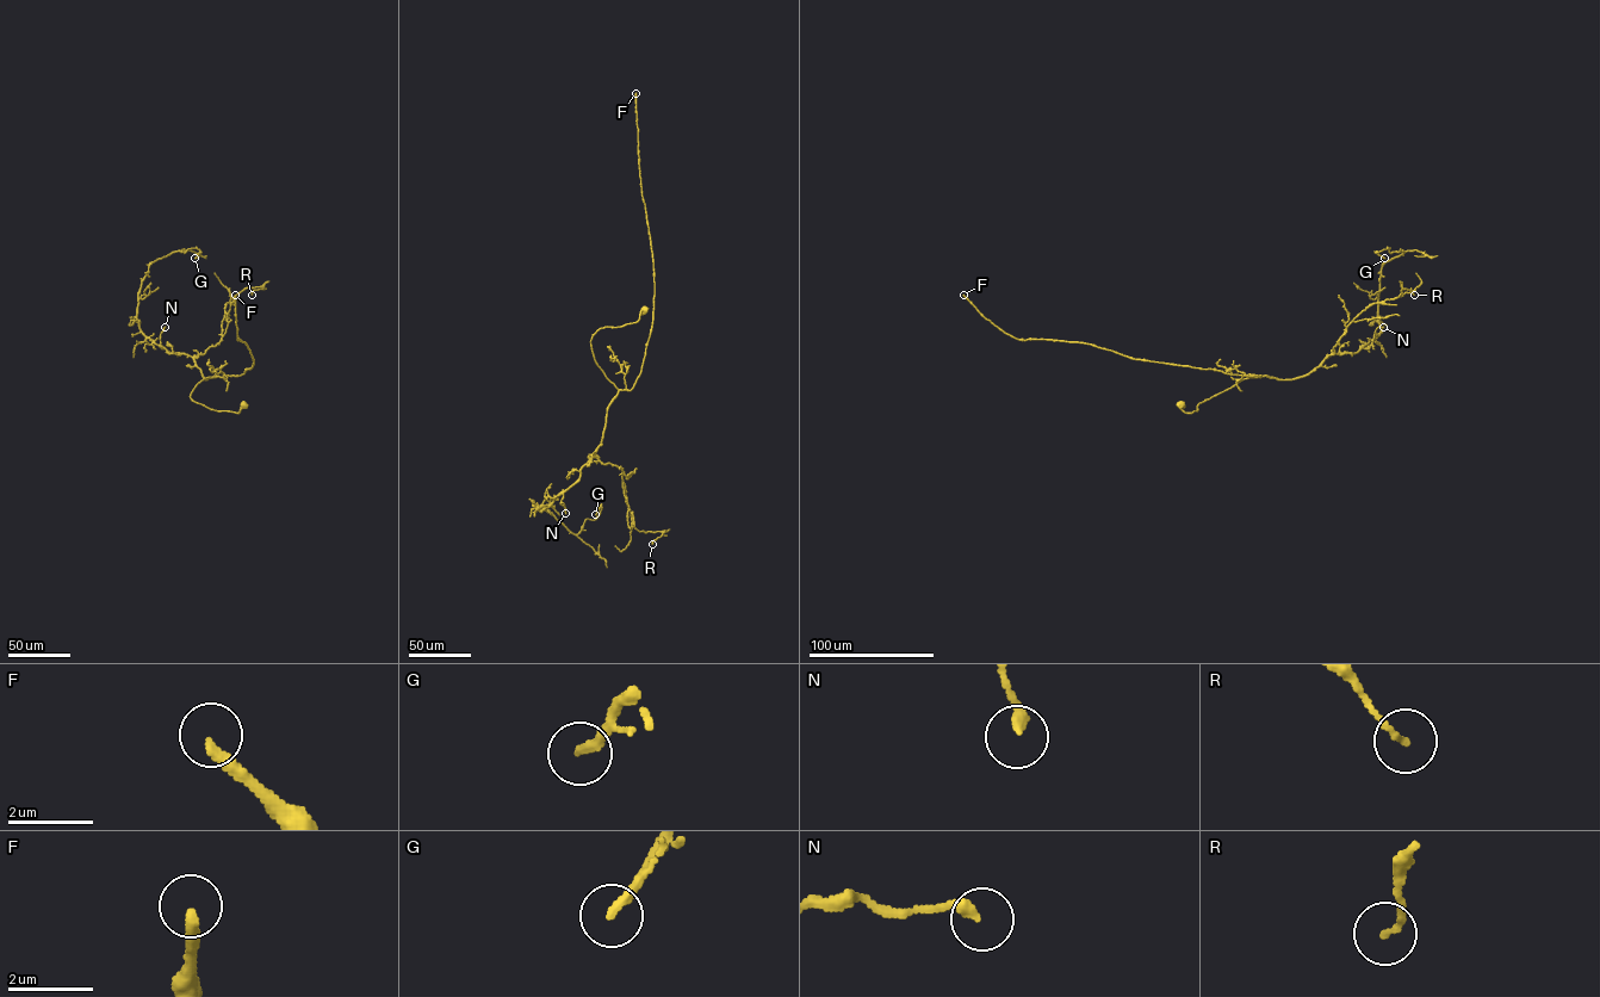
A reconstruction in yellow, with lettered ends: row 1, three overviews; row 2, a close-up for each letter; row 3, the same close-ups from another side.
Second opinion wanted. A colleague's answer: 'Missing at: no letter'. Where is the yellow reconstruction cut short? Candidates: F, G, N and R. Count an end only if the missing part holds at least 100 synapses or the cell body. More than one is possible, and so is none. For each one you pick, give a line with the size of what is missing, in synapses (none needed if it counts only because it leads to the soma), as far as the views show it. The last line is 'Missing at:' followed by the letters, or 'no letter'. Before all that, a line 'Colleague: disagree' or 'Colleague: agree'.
Colleague: disagree
F: about 190 synapses
Missing at: F

